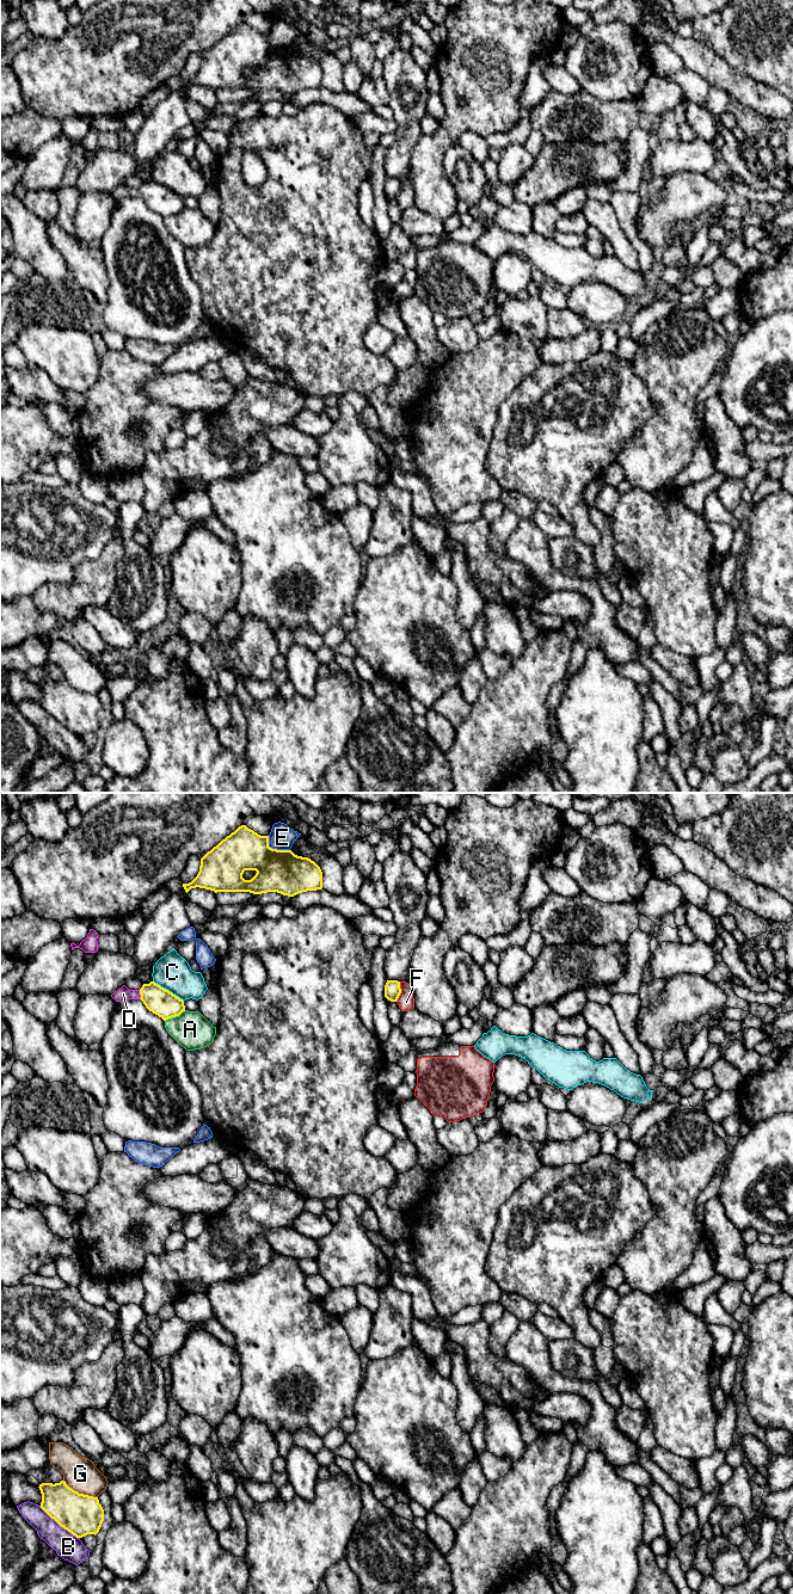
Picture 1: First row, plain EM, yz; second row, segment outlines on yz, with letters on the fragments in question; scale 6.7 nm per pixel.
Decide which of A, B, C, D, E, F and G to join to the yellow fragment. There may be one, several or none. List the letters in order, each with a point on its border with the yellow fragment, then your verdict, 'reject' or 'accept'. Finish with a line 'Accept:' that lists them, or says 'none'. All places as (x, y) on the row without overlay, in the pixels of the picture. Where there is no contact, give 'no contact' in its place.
A: meets yellow in yz at (174, 214); reject
B: meets yellow in yz at (60, 722); reject
C: meets yellow in yz at (167, 188); reject
D: meets yellow in yz at (140, 191); accept
E: meets yellow in yz at (275, 47); reject
F: meets yellow in yz at (400, 189); reject
G: meets yellow in yz at (80, 691); reject
Accept: D

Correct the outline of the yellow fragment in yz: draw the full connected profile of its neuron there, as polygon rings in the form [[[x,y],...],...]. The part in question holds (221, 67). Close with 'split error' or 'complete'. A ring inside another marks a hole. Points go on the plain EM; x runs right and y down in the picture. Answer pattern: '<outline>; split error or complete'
[[[246,23],[239,24],[234,30],[222,37],[216,44],[201,56],[199,69],[189,81],[183,81],[185,90],[191,86],[205,86],[217,90],[250,90],[262,92],[277,90],[294,94],[307,88],[322,86],[322,69],[308,55],[295,53],[291,48],[277,48],[269,44],[269,33],[260,33]],[[245,68],[256,68],[251,78],[245,78]]]; complete

